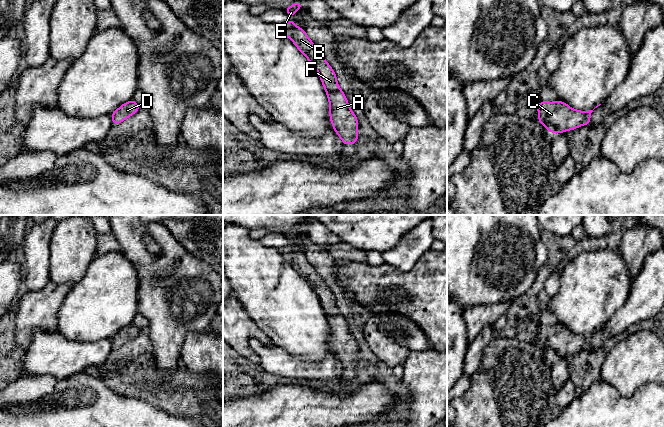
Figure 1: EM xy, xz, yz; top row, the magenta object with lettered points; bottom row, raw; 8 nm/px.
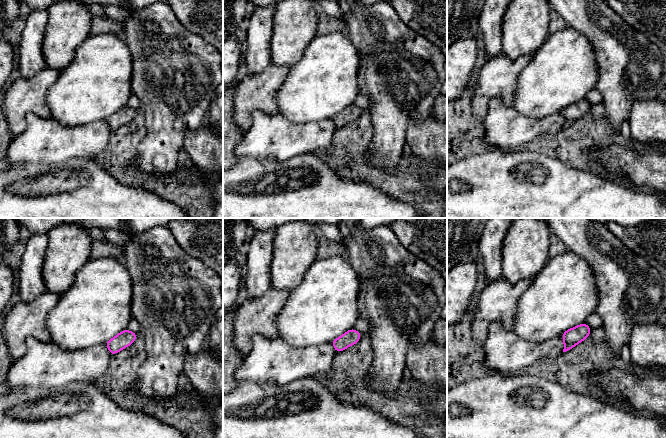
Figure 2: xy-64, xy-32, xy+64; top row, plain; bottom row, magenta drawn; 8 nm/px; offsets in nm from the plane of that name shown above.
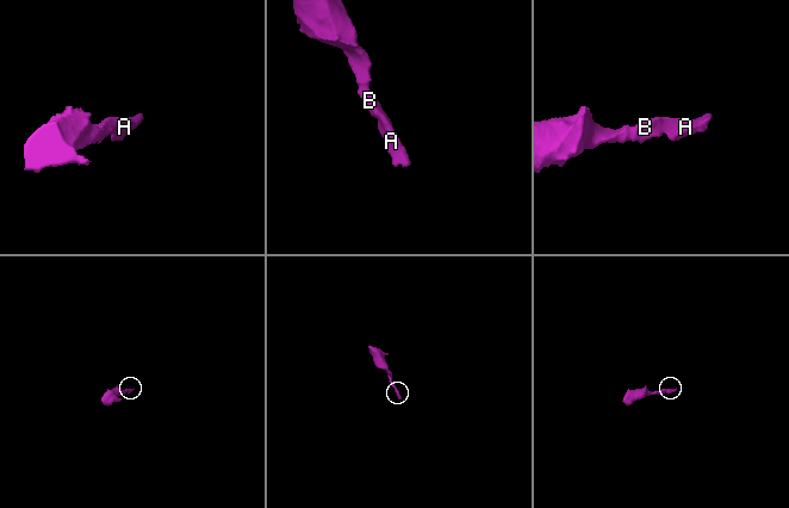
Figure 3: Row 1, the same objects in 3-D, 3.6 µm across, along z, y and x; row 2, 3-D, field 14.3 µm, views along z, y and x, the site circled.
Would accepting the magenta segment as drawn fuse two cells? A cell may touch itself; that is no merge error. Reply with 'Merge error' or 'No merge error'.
No merge error

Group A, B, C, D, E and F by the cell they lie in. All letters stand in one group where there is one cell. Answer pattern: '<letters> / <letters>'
A B C D E F

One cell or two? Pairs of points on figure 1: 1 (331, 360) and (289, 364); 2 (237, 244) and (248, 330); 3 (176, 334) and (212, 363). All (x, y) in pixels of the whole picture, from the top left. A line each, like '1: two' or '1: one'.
1: one
2: two
3: two

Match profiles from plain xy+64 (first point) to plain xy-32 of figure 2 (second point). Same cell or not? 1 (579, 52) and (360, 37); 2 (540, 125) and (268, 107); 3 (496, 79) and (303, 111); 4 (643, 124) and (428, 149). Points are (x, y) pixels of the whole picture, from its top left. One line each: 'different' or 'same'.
1: different
2: different
3: different
4: same

